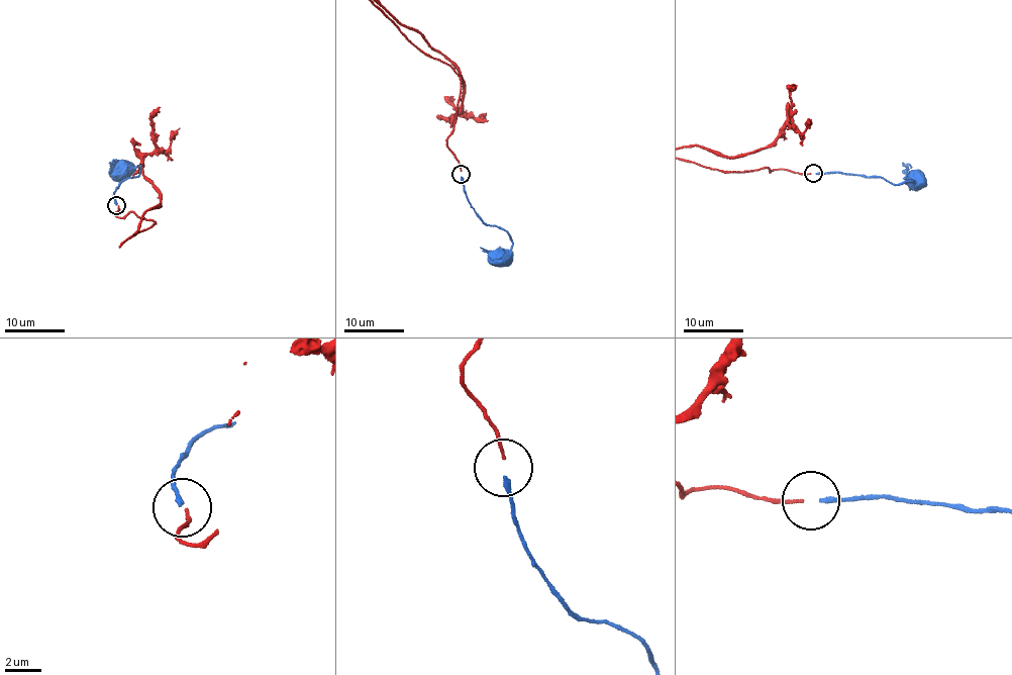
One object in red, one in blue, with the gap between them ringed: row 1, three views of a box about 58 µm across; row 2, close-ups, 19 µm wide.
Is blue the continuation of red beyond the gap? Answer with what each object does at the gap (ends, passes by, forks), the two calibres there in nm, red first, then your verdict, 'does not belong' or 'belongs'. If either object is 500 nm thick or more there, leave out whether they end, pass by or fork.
red ends there; blue ends there; 160 nm thick on the red side, 280 nm on the other; belongs

